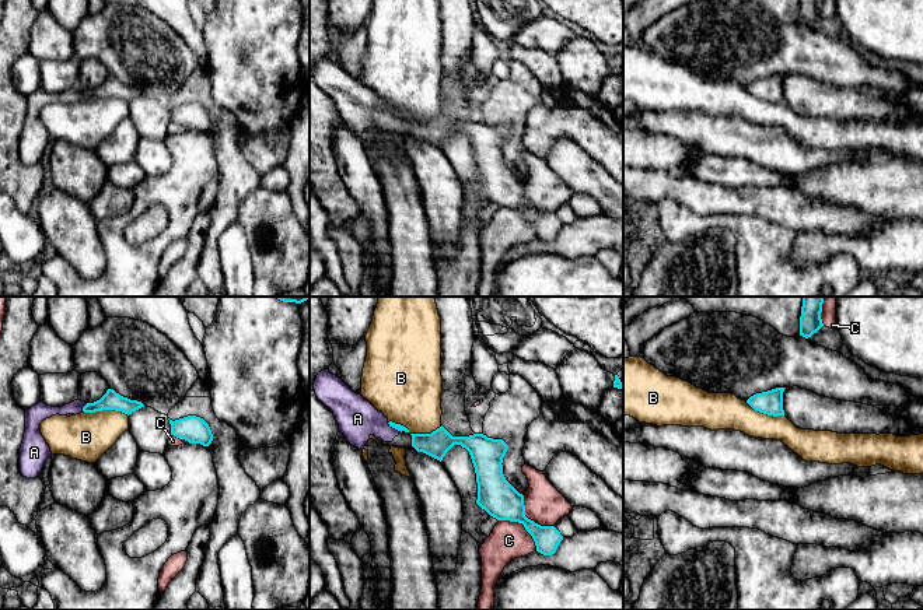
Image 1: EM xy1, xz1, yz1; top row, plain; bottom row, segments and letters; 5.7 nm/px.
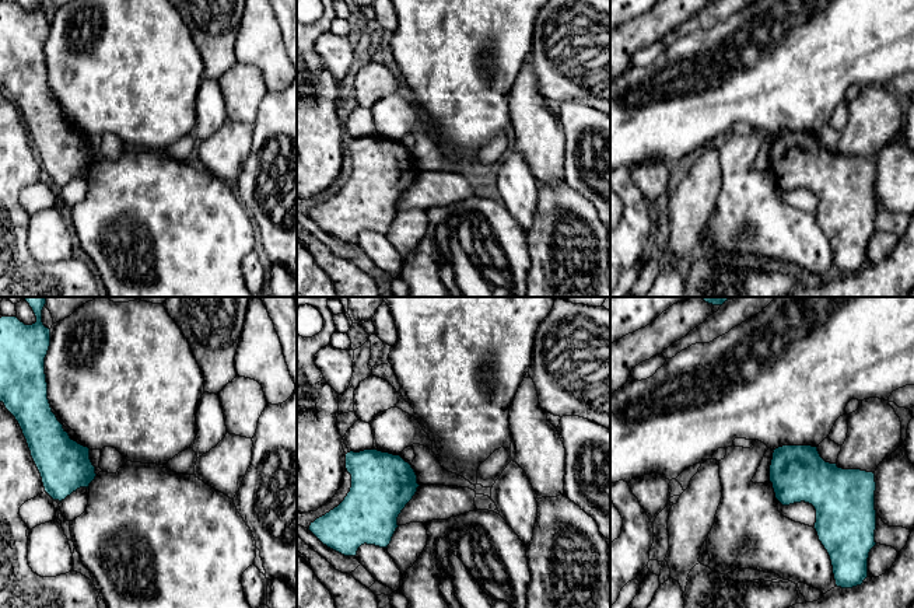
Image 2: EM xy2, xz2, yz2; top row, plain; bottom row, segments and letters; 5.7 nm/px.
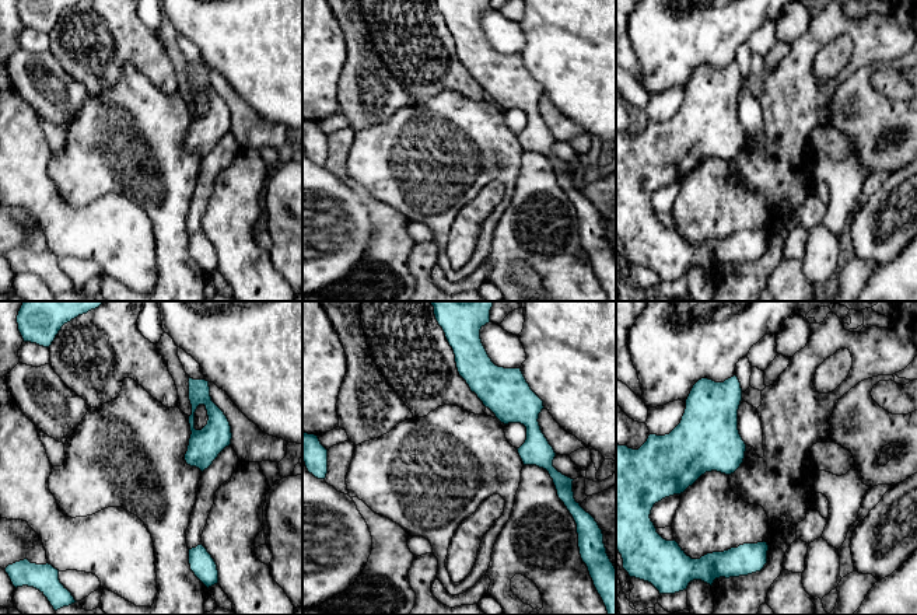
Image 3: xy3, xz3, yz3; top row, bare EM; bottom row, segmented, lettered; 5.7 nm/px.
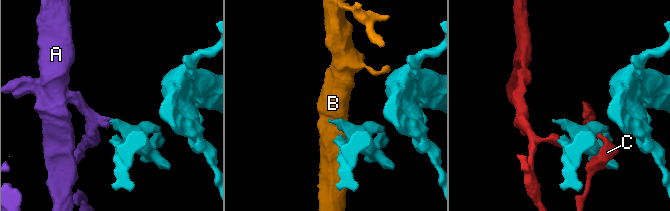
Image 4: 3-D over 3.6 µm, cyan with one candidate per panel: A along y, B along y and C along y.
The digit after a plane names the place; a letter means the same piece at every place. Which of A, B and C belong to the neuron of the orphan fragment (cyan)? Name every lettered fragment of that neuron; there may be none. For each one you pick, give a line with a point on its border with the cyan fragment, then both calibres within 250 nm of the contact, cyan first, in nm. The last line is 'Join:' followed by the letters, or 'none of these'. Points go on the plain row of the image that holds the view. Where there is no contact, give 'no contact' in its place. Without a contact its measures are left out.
A: xy1 (83, 94) | 110/100 nm
Join: A

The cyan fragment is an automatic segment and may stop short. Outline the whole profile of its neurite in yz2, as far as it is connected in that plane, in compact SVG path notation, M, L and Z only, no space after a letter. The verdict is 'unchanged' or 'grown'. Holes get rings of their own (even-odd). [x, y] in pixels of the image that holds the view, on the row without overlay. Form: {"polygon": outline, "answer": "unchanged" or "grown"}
{"polygon": "M782 132L773 137L770 168L775 185L782 192L805 188L815 193L813 214L830 242L836 272L861 272L868 263L869 238L876 231L875 160L838 154L837 150L826 148L817 133L812 132Z", "answer": "unchanged"}

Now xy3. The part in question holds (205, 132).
{"polygon": "M189 63L189 87L192 101L189 102L190 125L185 147L202 158L207 156L218 140L231 130L231 112L224 98L211 87L209 67ZM199 91L207 97L207 111L202 116L195 115L195 98Z", "answer": "unchanged"}

